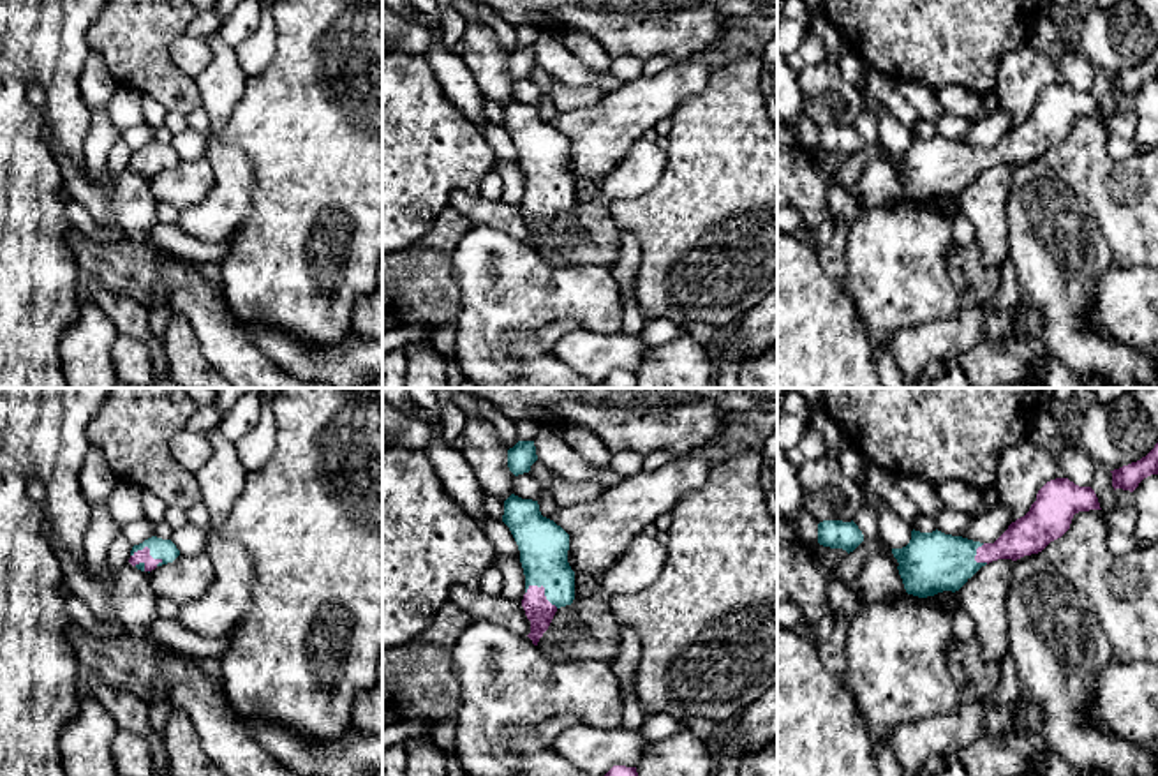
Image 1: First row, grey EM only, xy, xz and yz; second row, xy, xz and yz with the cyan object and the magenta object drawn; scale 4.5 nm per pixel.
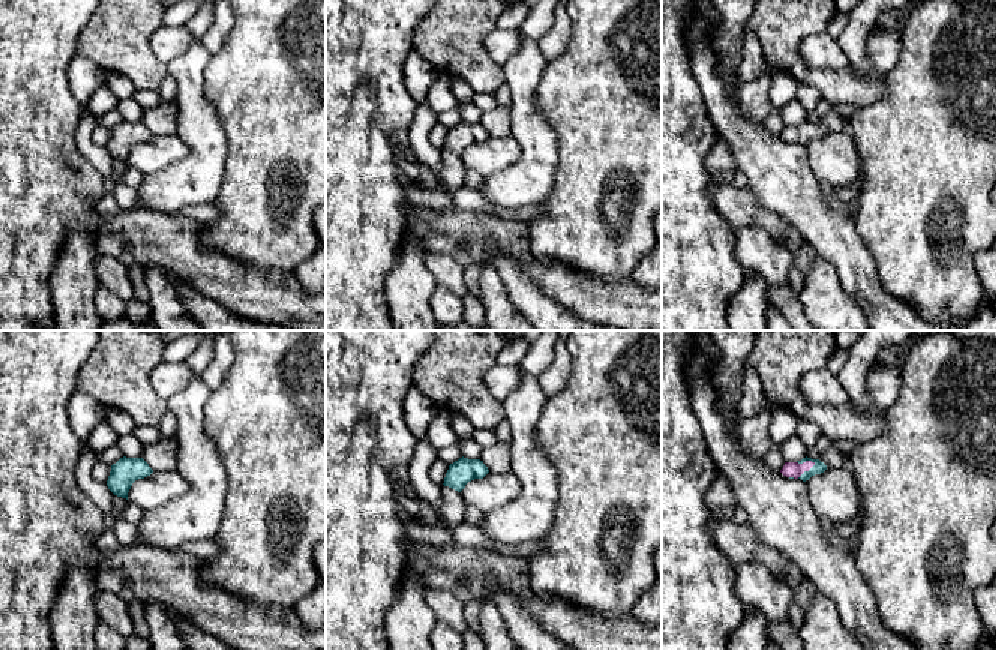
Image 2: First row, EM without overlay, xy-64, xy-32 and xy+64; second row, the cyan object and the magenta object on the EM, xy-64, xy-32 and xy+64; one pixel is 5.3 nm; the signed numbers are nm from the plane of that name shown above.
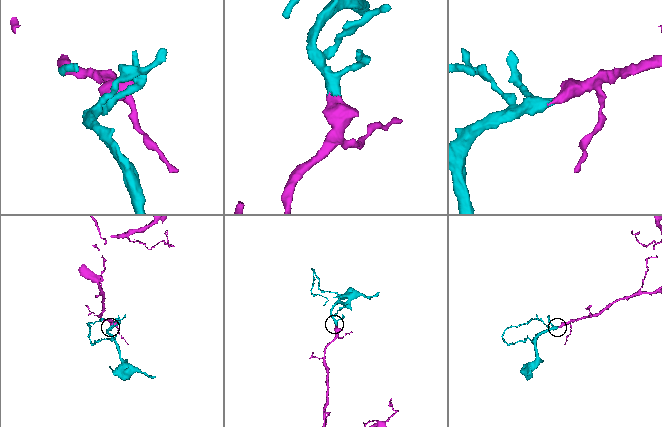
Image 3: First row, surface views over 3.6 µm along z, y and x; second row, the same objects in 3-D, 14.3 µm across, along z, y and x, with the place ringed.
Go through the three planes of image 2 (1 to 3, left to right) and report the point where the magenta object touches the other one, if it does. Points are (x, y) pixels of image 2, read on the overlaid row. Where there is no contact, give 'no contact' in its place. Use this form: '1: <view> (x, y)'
1: no contact
2: no contact
3: xy+64 (806, 472)

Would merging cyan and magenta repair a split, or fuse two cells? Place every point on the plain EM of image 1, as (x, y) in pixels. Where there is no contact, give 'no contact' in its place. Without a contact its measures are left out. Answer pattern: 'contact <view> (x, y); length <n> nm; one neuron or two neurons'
contact xy (148, 152); length 160 nm; one neuron

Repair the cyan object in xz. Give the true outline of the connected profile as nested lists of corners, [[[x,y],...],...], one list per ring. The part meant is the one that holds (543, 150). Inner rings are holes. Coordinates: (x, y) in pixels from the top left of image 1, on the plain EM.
[[[511,99],[502,127],[509,132],[525,180],[522,212],[531,226],[527,240],[538,250],[555,217],[575,205],[575,176],[568,168],[569,139],[539,116],[538,106]]]

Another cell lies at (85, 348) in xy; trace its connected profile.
[[[0,0],[0,388],[120,388],[122,384],[111,358],[118,332],[81,286],[83,275],[65,240],[74,228],[67,217],[67,205],[72,199],[63,189],[63,176],[56,160],[56,152],[63,150],[76,164],[85,162],[83,141],[90,129],[90,109],[81,99],[79,78],[90,51],[88,32],[102,14],[104,5],[106,0]],[[32,85],[42,88],[42,106],[30,102],[28,88]]]

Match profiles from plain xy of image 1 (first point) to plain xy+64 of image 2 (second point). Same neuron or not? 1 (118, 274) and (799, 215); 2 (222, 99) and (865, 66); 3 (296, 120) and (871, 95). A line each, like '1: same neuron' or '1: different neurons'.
1: different neurons
2: same neuron
3: different neurons

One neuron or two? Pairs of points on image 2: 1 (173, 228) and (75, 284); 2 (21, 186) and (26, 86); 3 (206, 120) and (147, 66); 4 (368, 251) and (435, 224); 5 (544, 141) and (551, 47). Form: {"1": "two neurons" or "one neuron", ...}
{"1": "two neurons", "2": "one neuron", "3": "two neurons", "4": "two neurons", "5": "two neurons"}

